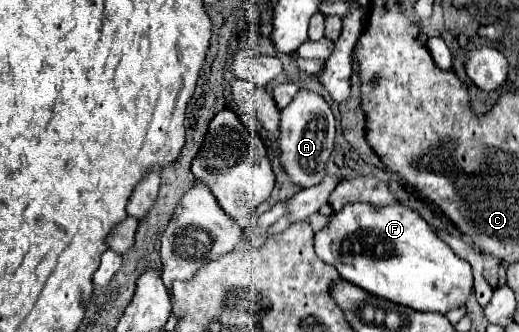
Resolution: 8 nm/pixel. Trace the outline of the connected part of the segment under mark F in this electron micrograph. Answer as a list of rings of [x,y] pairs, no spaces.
[[[352,203],[334,213],[330,223],[314,235],[316,255],[336,267],[342,279],[364,291],[412,307],[414,311],[438,311],[462,307],[472,291],[472,267],[460,259],[428,223],[404,205],[372,207]]]

